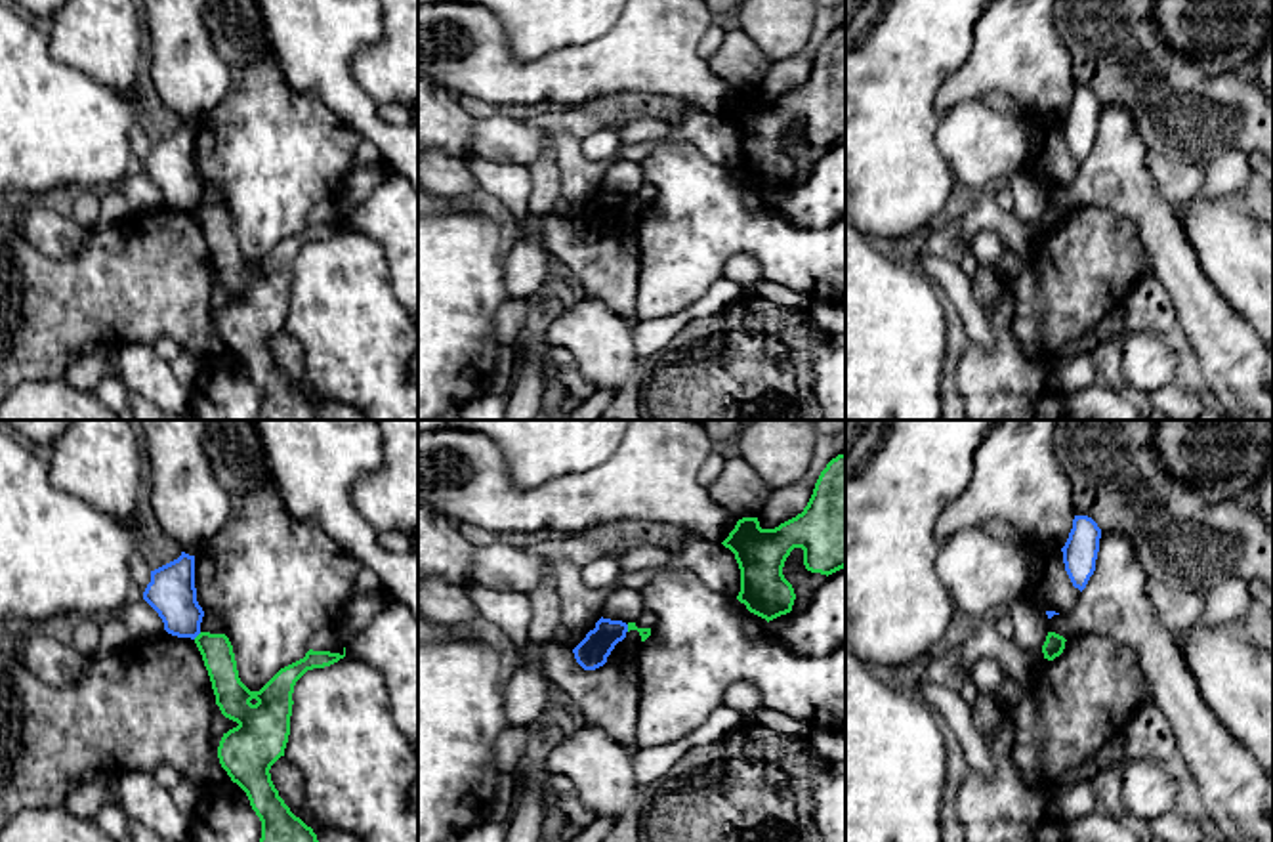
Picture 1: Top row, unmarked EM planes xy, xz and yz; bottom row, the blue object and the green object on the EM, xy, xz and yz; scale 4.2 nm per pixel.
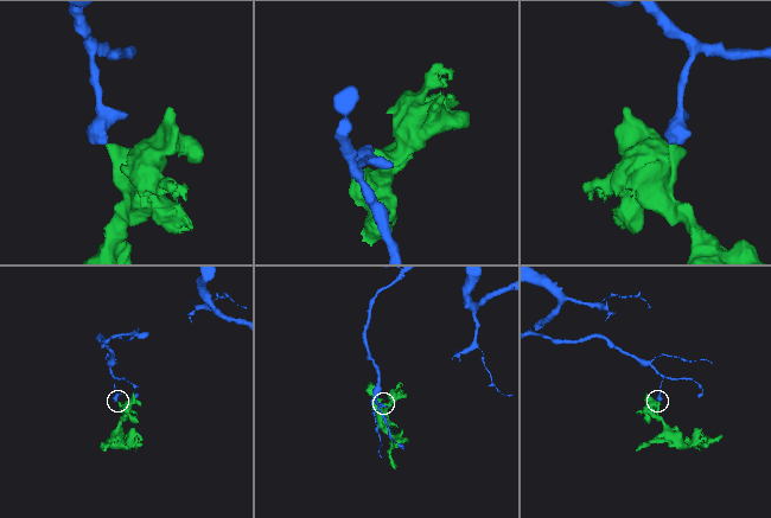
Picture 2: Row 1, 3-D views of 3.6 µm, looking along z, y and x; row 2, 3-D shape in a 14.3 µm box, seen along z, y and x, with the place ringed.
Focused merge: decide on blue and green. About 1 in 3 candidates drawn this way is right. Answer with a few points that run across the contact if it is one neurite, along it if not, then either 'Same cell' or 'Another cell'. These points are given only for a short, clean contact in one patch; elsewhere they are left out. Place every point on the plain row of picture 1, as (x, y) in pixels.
Line: xy (201, 205), (193, 210). Another cell

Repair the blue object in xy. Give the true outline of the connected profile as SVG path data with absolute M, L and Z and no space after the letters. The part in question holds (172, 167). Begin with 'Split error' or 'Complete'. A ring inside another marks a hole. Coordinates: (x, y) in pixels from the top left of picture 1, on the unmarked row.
Complete. M181 124L177 132L151 143L143 172L158 185L168 206L195 212L204 189L197 174L195 128Z

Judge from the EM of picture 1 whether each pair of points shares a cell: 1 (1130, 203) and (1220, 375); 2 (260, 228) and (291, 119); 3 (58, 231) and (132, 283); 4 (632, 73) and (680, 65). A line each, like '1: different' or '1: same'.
1: same
2: same
3: different
4: same

